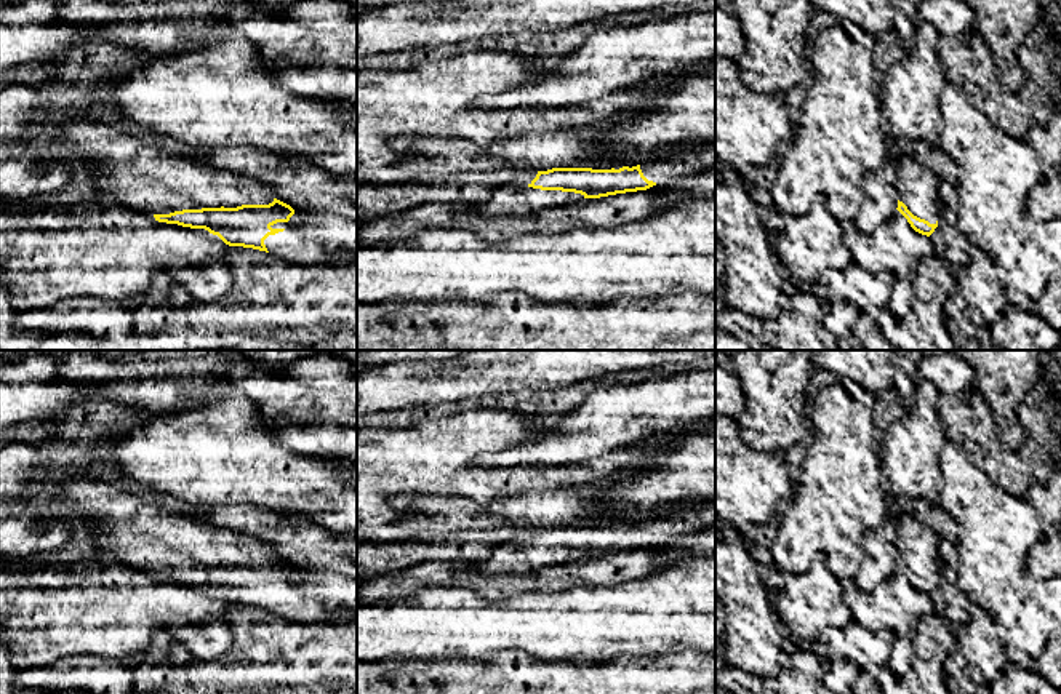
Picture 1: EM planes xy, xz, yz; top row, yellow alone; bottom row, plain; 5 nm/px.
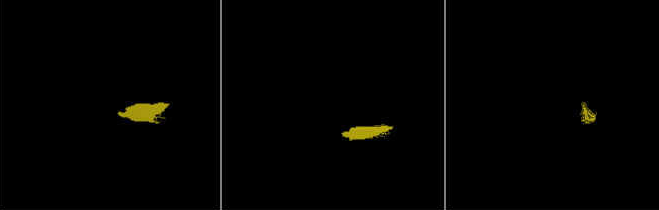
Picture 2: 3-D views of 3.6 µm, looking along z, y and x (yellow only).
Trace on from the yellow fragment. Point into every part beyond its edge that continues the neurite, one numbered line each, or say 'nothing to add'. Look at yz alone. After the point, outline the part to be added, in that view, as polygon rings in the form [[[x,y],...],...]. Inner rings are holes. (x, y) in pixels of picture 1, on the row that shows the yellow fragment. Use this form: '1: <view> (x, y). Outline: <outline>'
1: yz (917, 187). Outline: [[[903,154],[896,158],[896,182],[898,200],[907,209],[930,224],[936,224],[938,209],[938,187],[939,179],[912,155]]]

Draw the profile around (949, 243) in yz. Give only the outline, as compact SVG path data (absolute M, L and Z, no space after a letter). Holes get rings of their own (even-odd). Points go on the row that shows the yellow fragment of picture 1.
M939 182L938 187L938 227L930 235L935 256L947 262L951 267L965 267L970 264L970 240L957 225L959 211L957 185Z

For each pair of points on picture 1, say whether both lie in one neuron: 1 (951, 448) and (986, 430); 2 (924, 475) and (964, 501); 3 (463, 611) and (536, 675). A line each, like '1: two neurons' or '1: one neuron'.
1: two neurons
2: two neurons
3: two neurons

